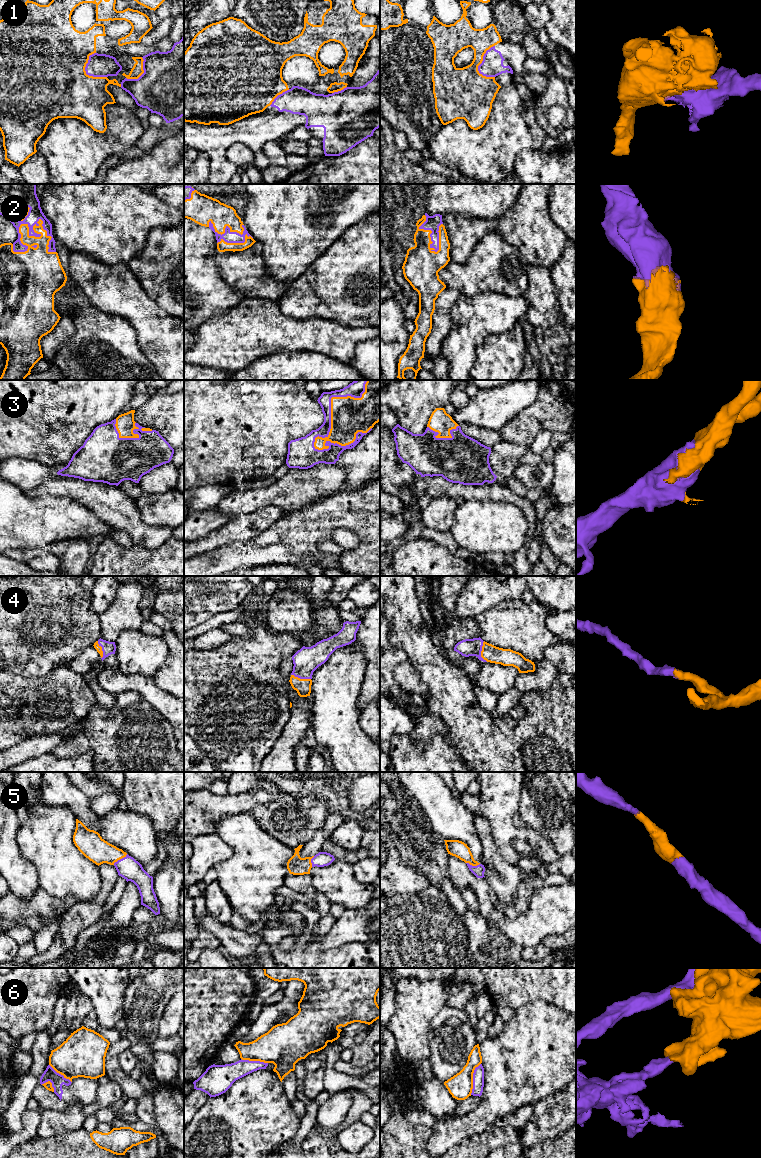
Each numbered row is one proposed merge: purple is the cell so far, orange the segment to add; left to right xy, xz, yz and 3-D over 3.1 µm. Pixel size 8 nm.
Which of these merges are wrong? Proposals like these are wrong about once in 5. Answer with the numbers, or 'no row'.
1, 6

